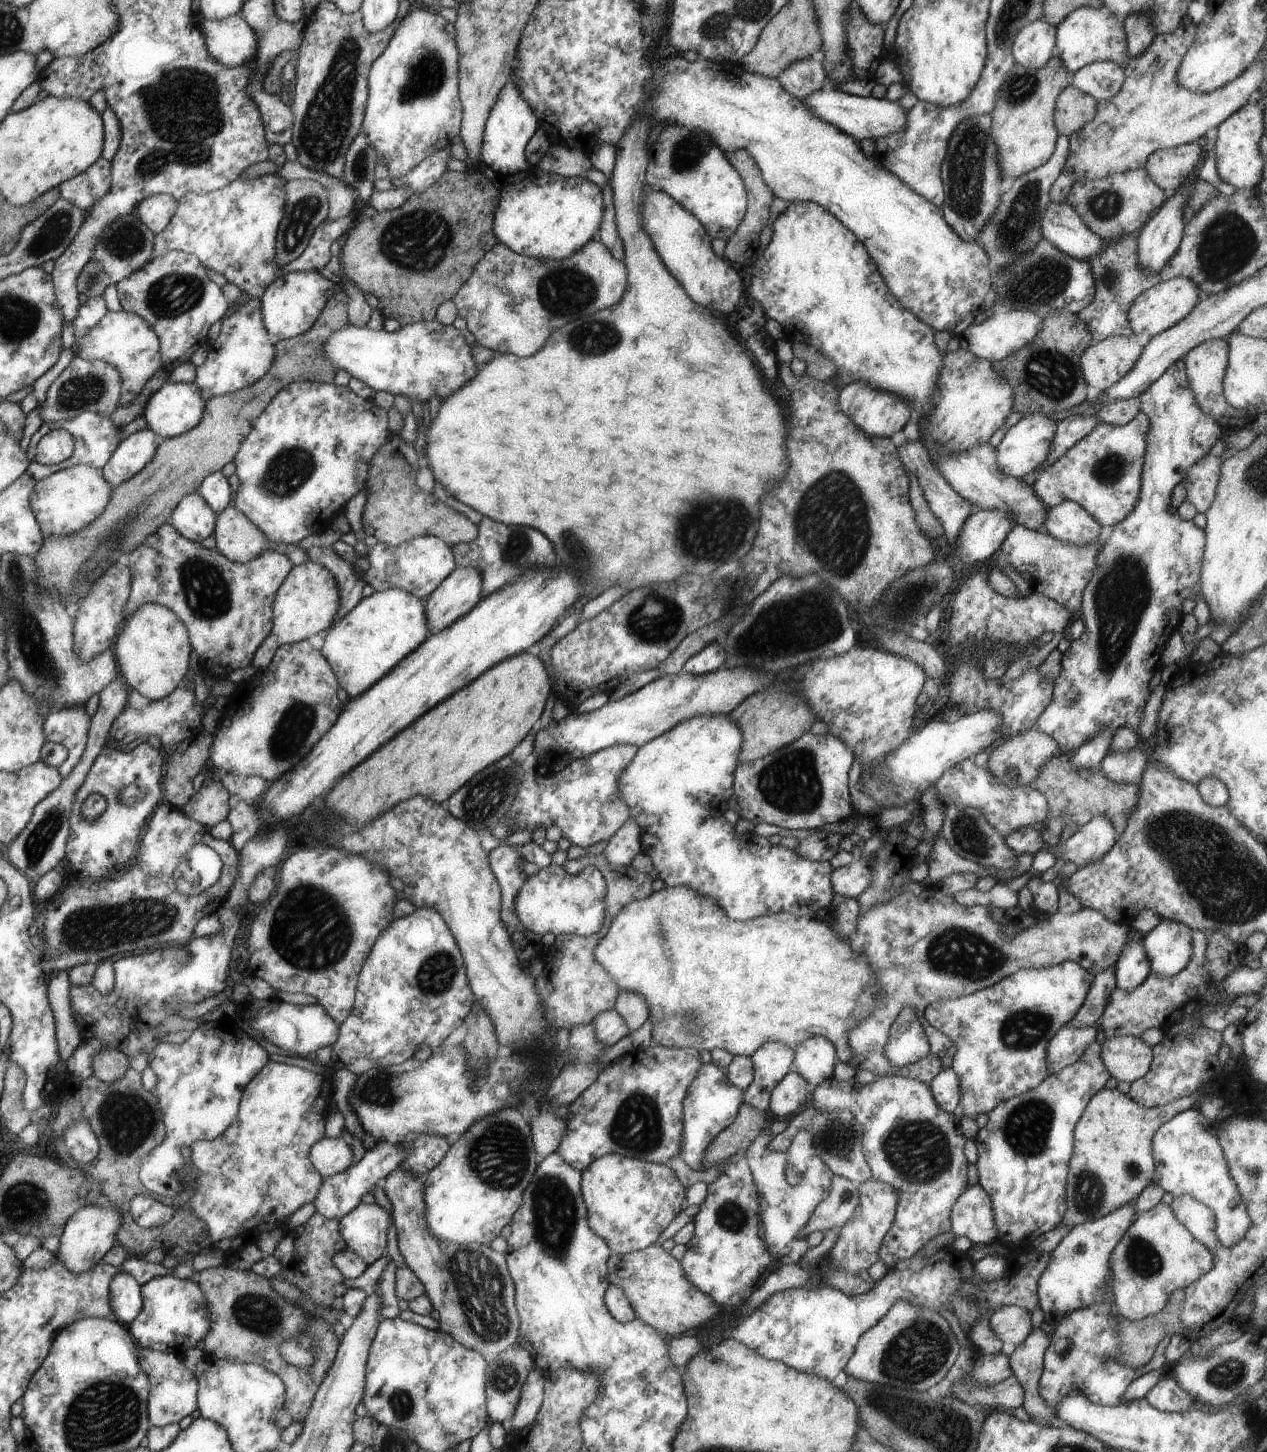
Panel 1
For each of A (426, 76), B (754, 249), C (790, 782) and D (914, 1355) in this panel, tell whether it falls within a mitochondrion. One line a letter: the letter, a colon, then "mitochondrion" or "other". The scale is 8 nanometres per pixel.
A: mitochondrion
B: other
C: mitochondrion
D: mitochondrion

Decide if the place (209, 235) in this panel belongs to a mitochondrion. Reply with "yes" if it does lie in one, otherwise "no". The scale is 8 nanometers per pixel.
no

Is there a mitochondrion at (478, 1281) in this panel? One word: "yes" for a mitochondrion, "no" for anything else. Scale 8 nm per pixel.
yes

